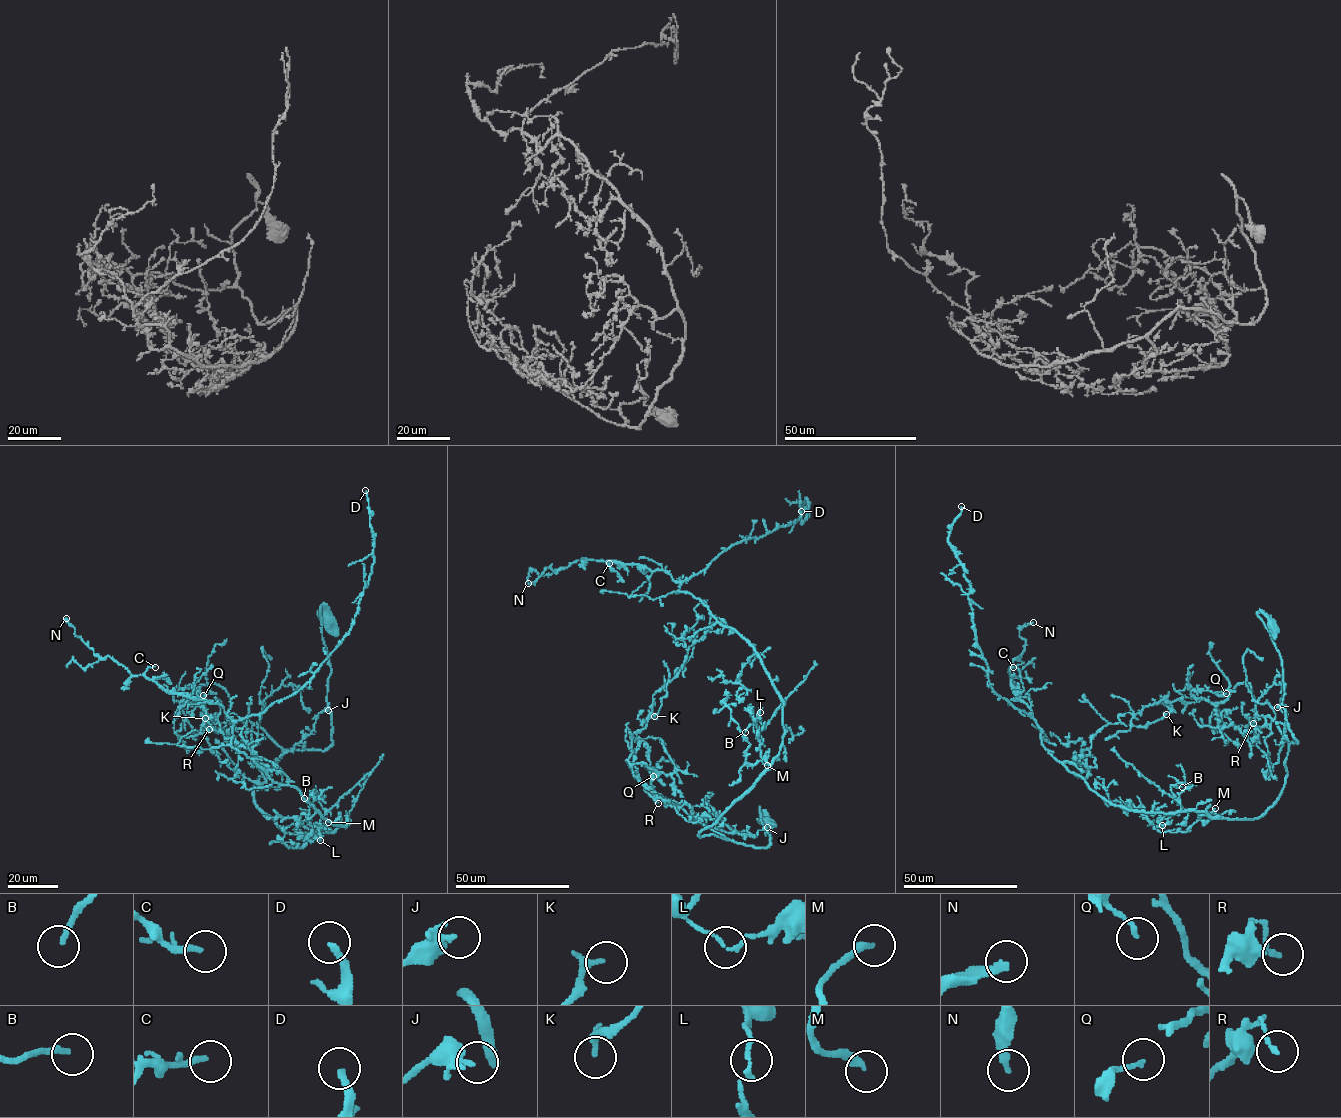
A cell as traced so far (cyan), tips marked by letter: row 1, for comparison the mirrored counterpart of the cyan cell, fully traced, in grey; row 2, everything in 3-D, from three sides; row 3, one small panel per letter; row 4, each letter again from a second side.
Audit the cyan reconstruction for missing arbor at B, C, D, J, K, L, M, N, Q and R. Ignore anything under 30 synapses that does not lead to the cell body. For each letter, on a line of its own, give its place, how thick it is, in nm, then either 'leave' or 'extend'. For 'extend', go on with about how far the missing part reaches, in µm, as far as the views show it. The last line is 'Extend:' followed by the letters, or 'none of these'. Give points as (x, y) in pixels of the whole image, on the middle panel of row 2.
B: at (745, 732); 200 nm thick; leave
C: at (609, 563); 140 nm thick; extend; about 50 µm are missing
D: at (801, 511); 240 nm thick; extend; about 140 µm are missing
J: at (767, 827); 200 nm thick; leave
K: at (654, 716); 260 nm thick; leave
L: at (760, 712); 140 nm thick; leave
M: at (767, 765); 280 nm thick; extend; about 25 µm are missing
N: at (528, 583); 240 nm thick; leave
Q: at (653, 776); 140 nm thick; leave
R: at (658, 803); 150 nm thick; leave
Extend: C, D, M

